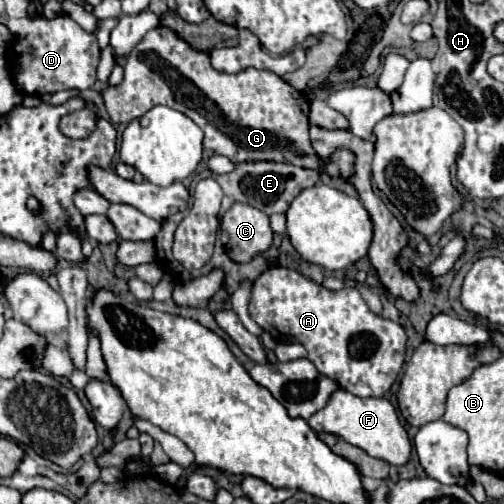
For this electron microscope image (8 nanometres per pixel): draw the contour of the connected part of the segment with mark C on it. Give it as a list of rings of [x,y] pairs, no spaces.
[[[234,203],[222,217],[220,239],[226,255],[236,263],[248,263],[254,255],[266,253],[272,247],[272,237],[268,215],[250,205]]]

